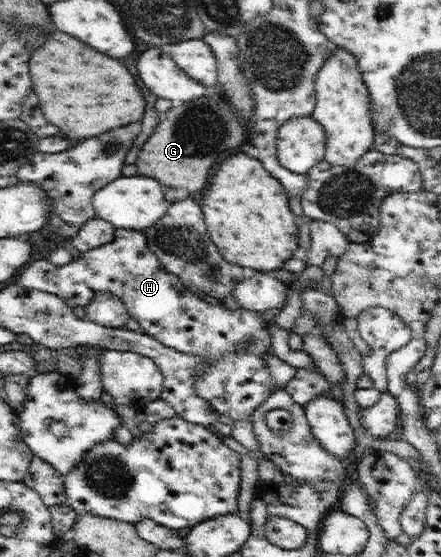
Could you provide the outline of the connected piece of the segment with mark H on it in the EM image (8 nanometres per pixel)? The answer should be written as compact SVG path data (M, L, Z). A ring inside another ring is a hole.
M116 228L111 242L81 253L77 260L57 266L47 259L30 261L19 275L19 284L28 289L37 289L62 298L71 308L85 308L95 294L109 291L119 297L131 317L136 318L141 332L152 336L163 346L175 352L202 356L210 362L208 370L196 376L196 393L207 399L219 414L225 414L233 420L251 420L253 412L261 406L276 387L276 380L267 369L266 354L273 351L273 340L270 328L272 321L261 317L257 311L244 308L228 309L212 305L193 294L177 275L171 274L149 247L149 239L139 230Z

